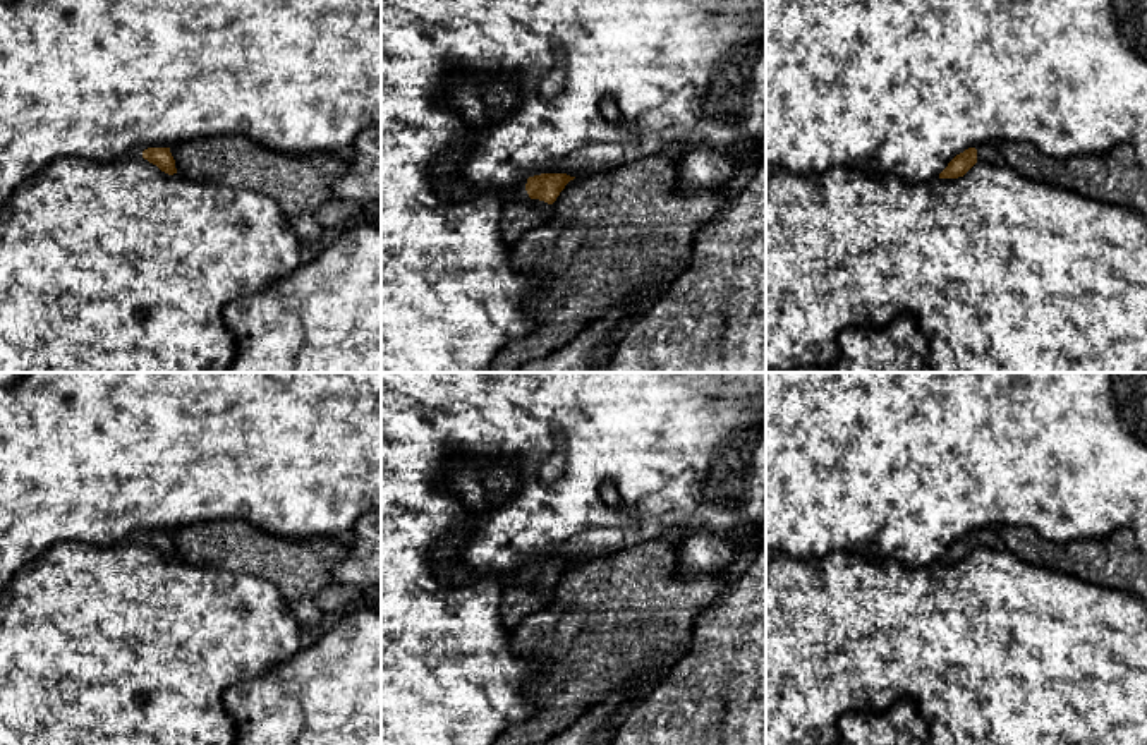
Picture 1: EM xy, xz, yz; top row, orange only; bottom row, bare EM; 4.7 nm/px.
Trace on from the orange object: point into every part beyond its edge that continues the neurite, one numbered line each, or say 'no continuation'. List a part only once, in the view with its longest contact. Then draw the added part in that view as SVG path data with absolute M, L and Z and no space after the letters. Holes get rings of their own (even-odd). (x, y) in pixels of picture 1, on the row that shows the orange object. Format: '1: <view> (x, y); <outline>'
1: xz (519, 215); M510 199L501 215L501 235L512 247L527 230L543 225L553 213L553 204L539 199Z

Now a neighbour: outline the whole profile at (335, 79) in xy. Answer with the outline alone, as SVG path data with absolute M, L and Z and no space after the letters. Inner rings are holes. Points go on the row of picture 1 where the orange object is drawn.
M14 0L0 9L0 209L26 179L58 158L112 163L148 148L227 134L246 136L288 154L345 154L355 137L371 127L381 127L381 0Z

